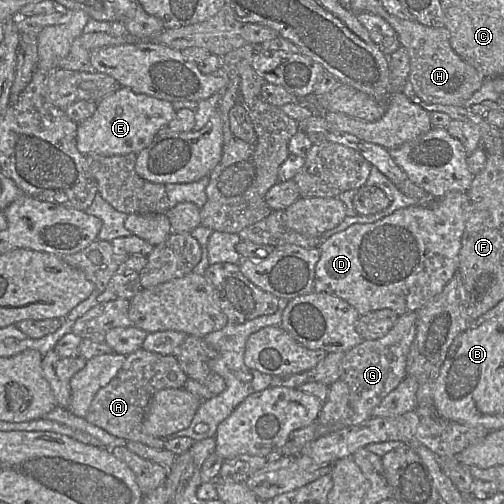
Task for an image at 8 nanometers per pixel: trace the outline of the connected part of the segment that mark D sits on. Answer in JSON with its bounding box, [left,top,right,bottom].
[314,192,468,316]

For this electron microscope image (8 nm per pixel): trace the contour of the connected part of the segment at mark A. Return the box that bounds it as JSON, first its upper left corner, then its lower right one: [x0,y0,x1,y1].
[84,350,187,449]

